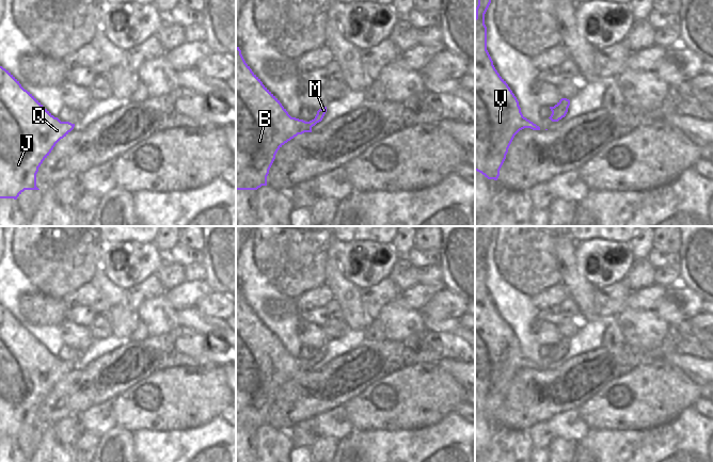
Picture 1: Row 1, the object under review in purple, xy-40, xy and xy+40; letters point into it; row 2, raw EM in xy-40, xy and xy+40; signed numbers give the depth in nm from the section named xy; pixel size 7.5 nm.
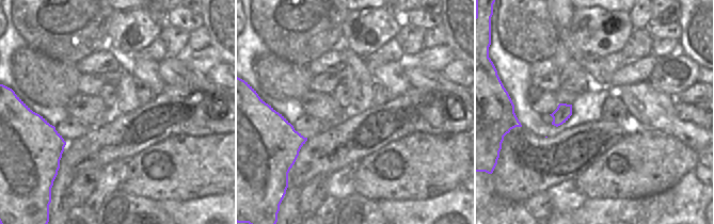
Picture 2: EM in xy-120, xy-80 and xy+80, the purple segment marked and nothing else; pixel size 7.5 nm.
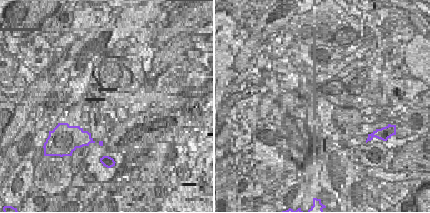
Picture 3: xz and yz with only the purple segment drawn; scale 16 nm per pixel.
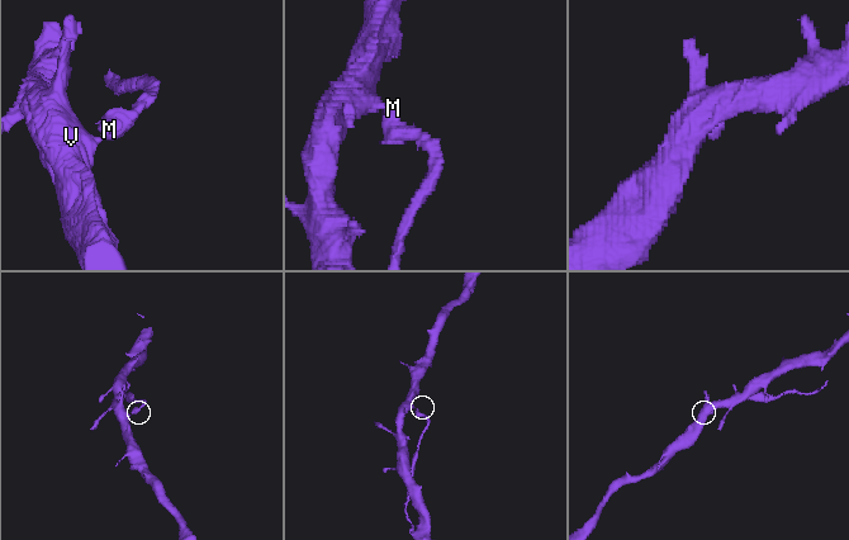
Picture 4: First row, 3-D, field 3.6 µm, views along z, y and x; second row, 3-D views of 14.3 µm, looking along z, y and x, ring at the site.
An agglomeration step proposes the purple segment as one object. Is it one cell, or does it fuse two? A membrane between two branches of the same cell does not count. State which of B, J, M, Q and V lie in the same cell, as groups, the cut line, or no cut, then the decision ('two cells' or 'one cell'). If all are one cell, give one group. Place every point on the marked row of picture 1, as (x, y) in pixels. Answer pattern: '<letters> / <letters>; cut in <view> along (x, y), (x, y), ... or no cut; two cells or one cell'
B J Q V / M; cut in xy along (314, 118), (316, 123); two cells

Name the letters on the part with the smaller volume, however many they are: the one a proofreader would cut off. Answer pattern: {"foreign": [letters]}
{"foreign": ["M"]}

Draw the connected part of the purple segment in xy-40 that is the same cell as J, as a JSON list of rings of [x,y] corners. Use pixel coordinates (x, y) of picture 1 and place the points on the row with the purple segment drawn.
[[[0,66],[0,198],[17,197],[25,190],[39,190],[36,174],[56,144],[75,127],[54,117],[19,81]]]

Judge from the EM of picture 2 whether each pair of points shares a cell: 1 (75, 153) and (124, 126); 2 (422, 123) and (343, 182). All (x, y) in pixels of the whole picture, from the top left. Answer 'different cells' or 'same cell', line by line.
1: same cell
2: different cells

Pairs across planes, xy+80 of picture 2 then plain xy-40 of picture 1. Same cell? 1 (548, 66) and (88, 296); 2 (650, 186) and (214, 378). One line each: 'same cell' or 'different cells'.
1: same cell
2: same cell

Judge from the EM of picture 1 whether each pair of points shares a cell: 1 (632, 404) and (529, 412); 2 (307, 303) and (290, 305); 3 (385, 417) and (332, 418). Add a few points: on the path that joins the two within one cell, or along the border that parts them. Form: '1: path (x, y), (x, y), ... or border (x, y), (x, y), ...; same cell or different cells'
1: border (597, 392), (577, 409); different cells
2: border (294, 299), (299, 311); different cells
3: border (344, 404), (353, 429); different cells

